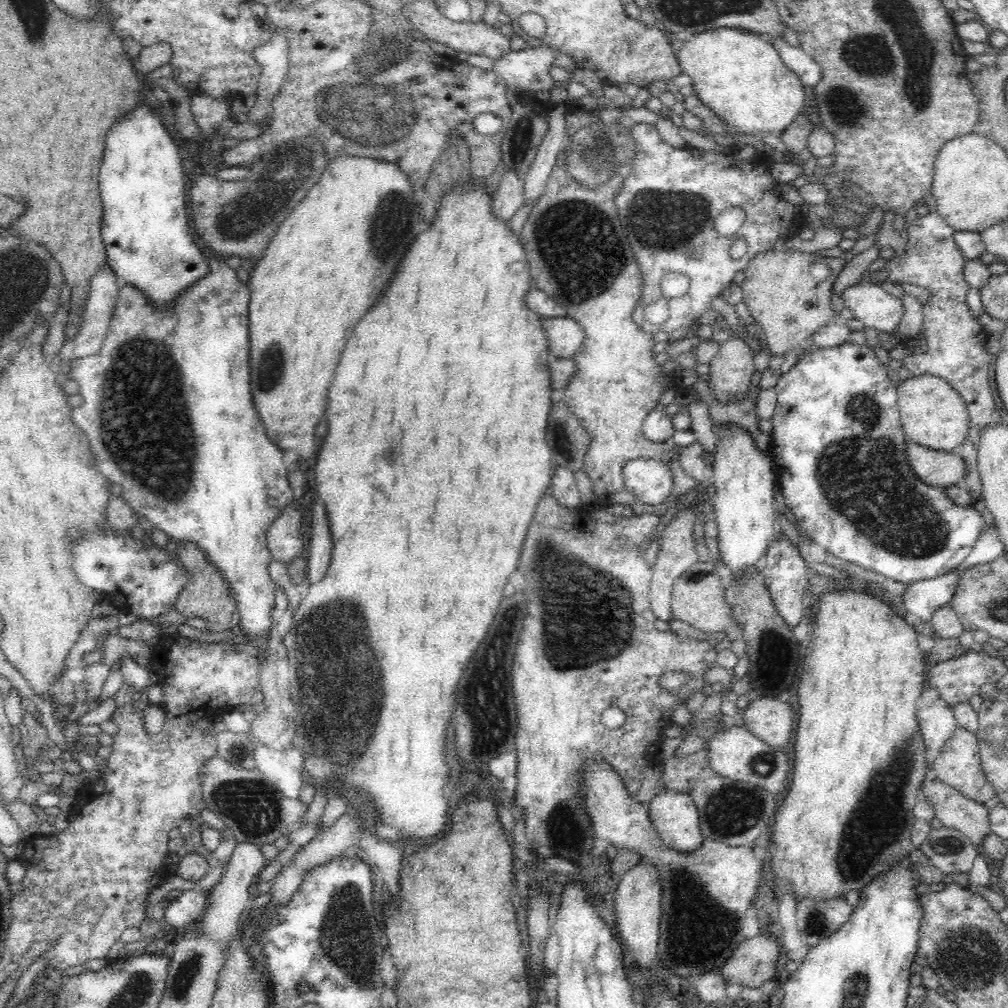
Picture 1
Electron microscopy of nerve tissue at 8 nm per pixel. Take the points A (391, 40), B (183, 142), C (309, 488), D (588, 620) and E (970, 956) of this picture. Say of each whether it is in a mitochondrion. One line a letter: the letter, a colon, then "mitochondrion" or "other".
A: mitochondrion
B: other
C: other
D: mitochondrion
E: mitochondrion

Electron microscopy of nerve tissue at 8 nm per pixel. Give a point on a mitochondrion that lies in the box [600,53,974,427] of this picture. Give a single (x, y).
(674, 220)

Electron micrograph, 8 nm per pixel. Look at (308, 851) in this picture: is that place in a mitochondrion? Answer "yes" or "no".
no

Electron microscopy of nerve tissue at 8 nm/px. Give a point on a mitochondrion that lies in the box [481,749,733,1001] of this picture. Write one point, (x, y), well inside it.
(689, 905)

